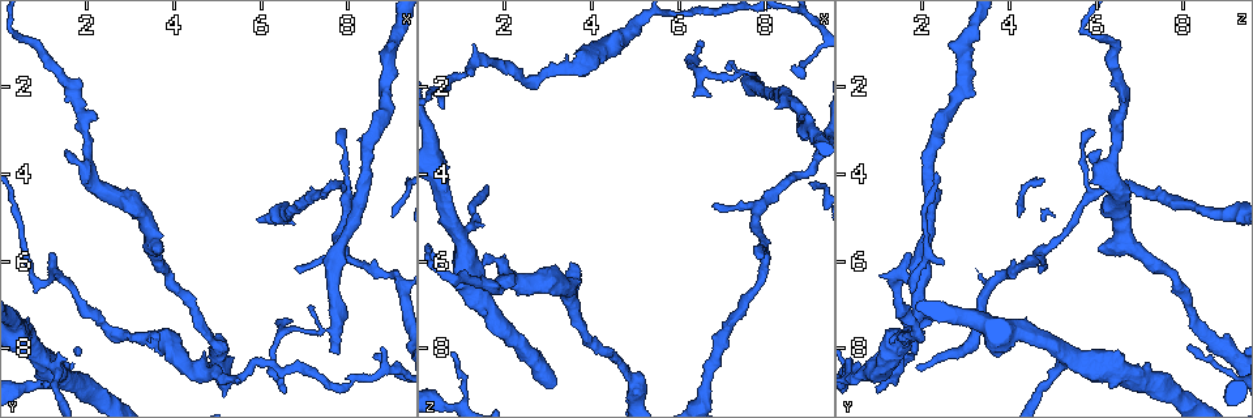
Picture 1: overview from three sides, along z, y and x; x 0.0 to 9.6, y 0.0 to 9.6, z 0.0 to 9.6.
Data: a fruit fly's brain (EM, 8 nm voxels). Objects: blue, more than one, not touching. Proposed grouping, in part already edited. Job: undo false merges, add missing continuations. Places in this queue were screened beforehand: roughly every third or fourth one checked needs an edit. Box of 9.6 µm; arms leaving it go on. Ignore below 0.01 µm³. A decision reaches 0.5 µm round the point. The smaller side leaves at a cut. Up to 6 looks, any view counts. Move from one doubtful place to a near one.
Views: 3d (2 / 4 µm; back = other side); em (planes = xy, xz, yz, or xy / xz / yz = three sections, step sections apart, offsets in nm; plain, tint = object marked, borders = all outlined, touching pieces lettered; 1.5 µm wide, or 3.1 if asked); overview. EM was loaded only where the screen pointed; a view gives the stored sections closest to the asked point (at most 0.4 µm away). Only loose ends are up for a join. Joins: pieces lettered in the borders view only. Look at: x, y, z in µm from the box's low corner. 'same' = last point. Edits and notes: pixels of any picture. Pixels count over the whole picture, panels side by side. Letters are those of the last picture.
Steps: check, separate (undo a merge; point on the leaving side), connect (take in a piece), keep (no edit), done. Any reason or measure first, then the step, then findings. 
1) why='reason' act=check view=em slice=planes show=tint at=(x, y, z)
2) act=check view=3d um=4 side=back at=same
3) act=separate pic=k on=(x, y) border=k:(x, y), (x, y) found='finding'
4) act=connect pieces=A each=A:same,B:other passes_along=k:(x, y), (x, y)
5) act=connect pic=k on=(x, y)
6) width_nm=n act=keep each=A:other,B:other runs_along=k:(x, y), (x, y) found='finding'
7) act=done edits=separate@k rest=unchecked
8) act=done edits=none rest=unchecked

why='branch stops here' act=check view=3d um=2 at=(0.80, 7.90, 8.15)

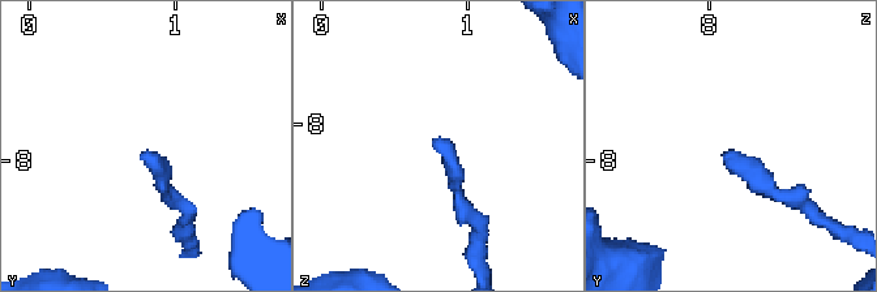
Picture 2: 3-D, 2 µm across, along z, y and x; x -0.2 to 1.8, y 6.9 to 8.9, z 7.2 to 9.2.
why='need the tissue' act=check view=em slice=planes show=borders at=(0.78, 7.96, 8.08)

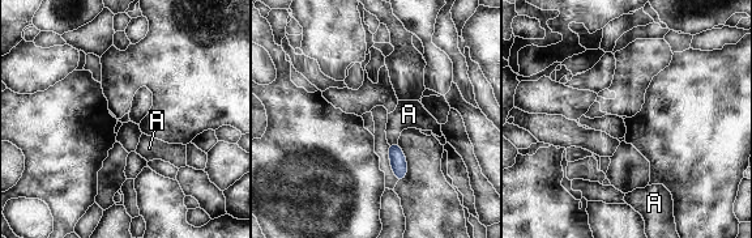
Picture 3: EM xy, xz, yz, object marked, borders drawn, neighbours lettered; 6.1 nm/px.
act=keep each=A:other border=3:(397, 141), (389, 145) found='no lettered piece goes on from it'

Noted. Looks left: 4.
why='a fork' act=check view=em slice=xy step=4 show=tint at=(8.00, 4.50, 5.90)

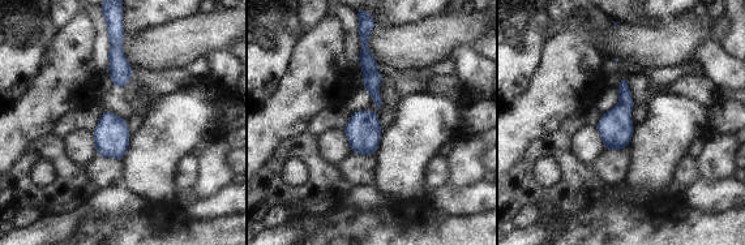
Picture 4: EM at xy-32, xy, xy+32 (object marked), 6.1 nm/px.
why='see the neighbours' act=check view=em slice=xy step=4 show=borders at=same

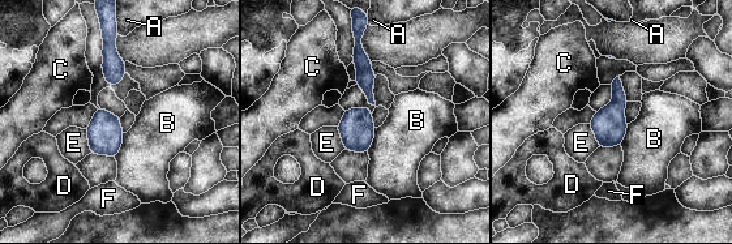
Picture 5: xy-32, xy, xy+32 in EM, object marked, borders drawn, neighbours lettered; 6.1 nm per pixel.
act=keep each=A:other,B:other,C:other,D:other,E:other,F:other border=5:(124, 133), (122, 146), (114, 157) found='one neuron here'

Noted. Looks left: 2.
why='branch stops here' act=check view=em slice=planes show=plain at=(7.80, 8.15, 1.90)

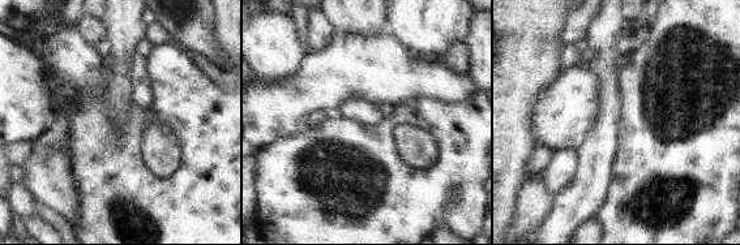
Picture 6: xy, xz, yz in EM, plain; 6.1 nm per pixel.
why='what lies round it' act=check view=em slice=planes show=borders at=same

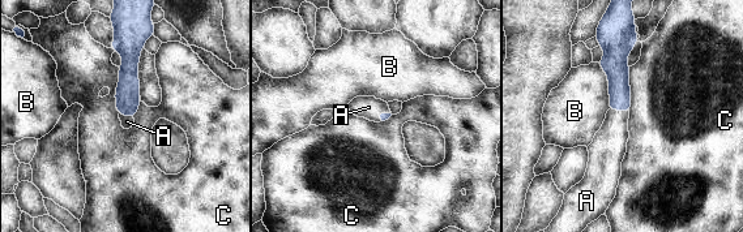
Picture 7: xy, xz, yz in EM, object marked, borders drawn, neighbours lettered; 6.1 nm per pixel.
act=connect pieces=A each=A:same,B:other,C:other passes_along=7:(618, 71), (619, 110), (609, 146) found='it goes on there'

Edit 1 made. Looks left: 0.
act=done edits=connect@7 rest=unchecked

